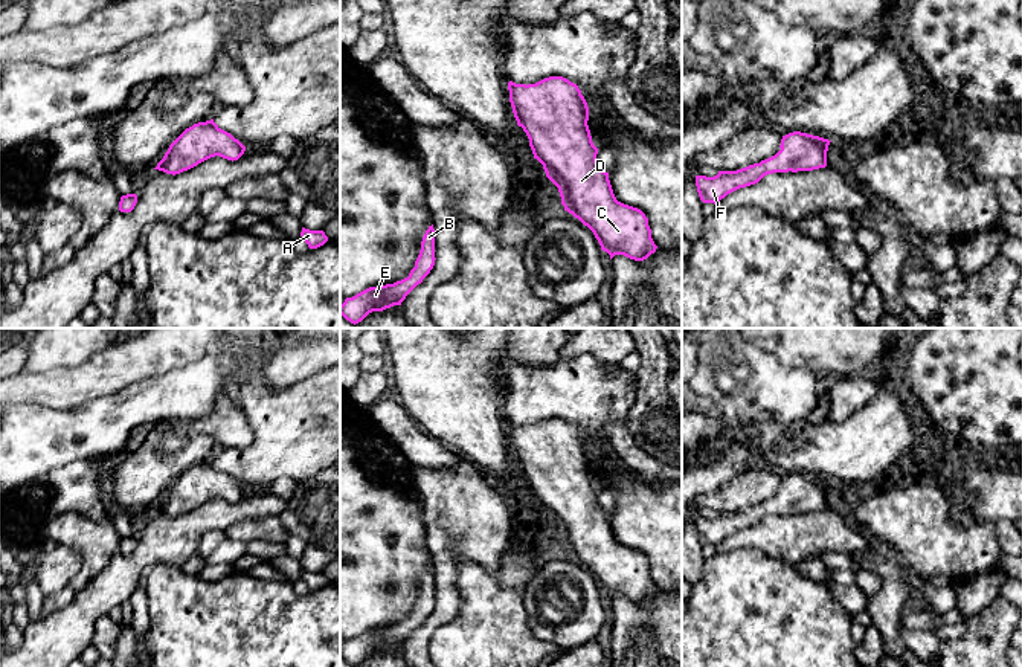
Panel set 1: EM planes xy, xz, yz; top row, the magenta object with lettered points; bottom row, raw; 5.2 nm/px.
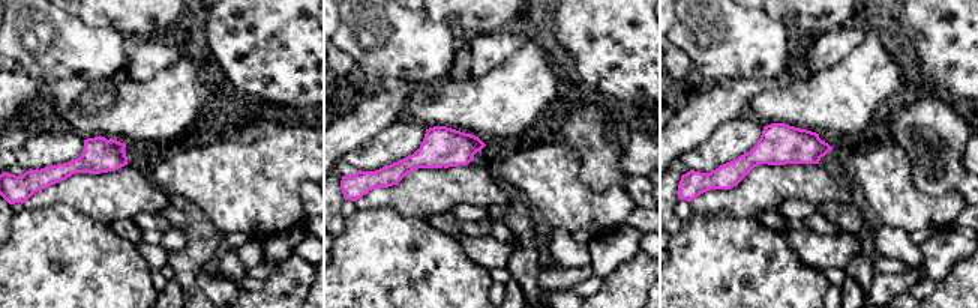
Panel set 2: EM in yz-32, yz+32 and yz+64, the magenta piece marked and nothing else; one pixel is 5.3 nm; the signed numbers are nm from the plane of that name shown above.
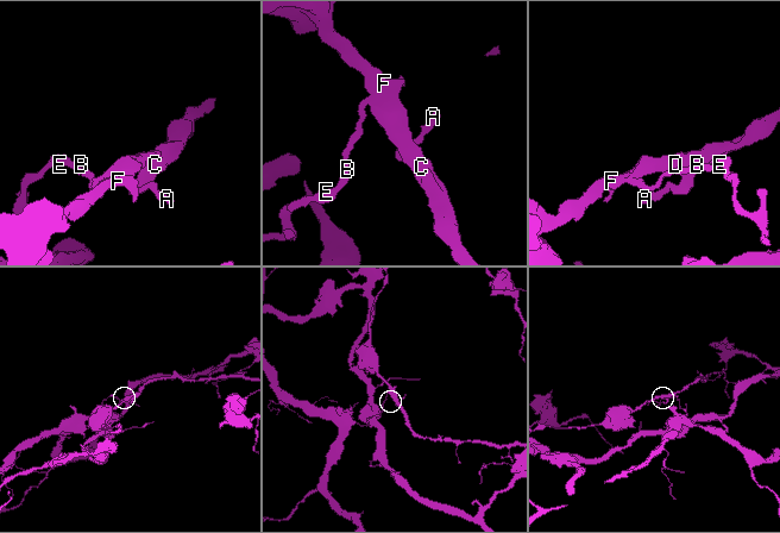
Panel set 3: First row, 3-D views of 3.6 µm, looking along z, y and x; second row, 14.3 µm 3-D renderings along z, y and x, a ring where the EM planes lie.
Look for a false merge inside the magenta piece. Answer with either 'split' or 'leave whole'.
split

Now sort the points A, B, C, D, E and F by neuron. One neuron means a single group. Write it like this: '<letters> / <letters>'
A C D F / B E

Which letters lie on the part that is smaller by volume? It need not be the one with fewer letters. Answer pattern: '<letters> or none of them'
A, C, D, F

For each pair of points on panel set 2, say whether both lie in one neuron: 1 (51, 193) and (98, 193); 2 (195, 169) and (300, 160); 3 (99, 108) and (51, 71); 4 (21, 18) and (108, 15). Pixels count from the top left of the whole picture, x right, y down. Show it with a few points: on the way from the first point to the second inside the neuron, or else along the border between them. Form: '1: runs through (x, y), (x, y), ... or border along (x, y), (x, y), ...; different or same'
1: runs through (63, 193), (86, 193); same
2: runs through (221, 169), (260, 169), (275, 160); same
3: border along (27, 72), (47, 83), (68, 78), (98, 78); different
4: border along (77, 15), (87, 26), (113, 29); different

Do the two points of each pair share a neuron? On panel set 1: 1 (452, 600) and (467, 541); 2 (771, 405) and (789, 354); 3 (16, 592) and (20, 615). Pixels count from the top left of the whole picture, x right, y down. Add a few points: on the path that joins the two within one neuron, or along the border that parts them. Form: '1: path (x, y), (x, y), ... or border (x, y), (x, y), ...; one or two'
1: path (447, 585), (447, 560), (452, 556); one
2: border (774, 353), (784, 365), (806, 365), (818, 376); two
3: path (19, 599), (20, 609); one

